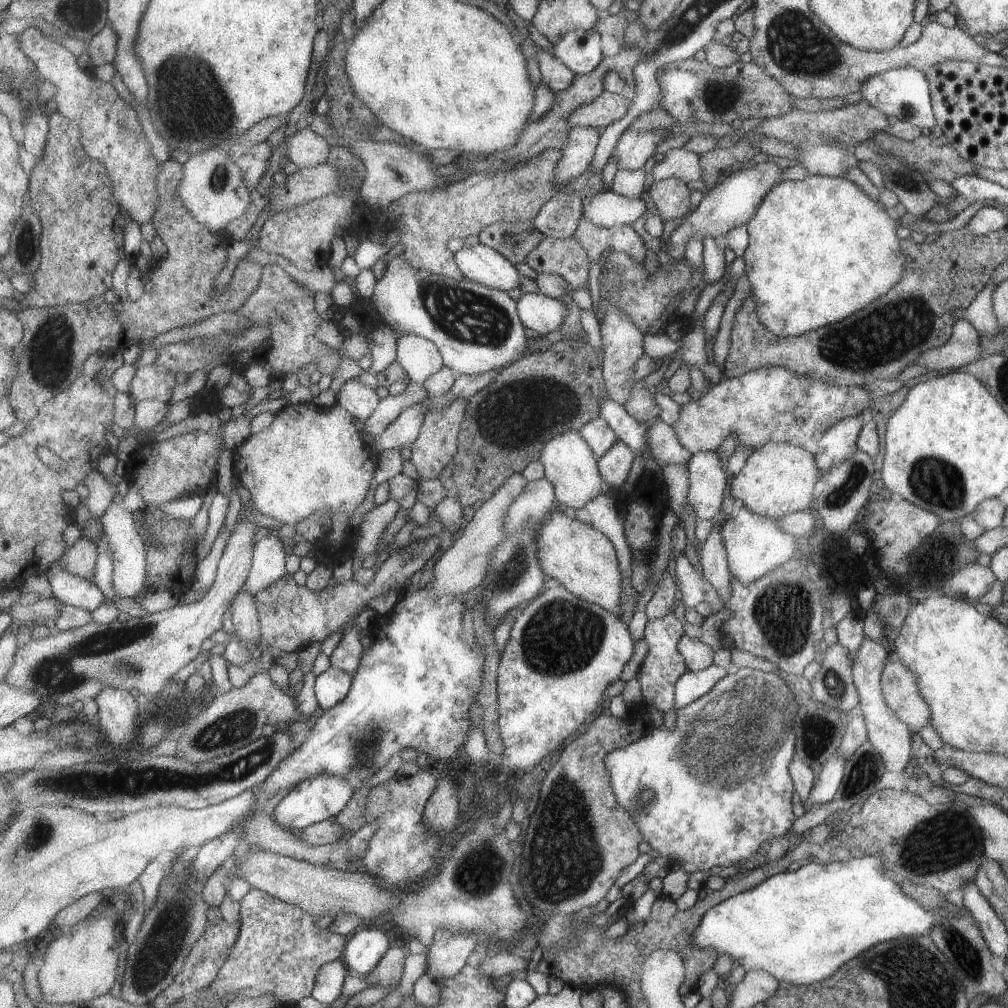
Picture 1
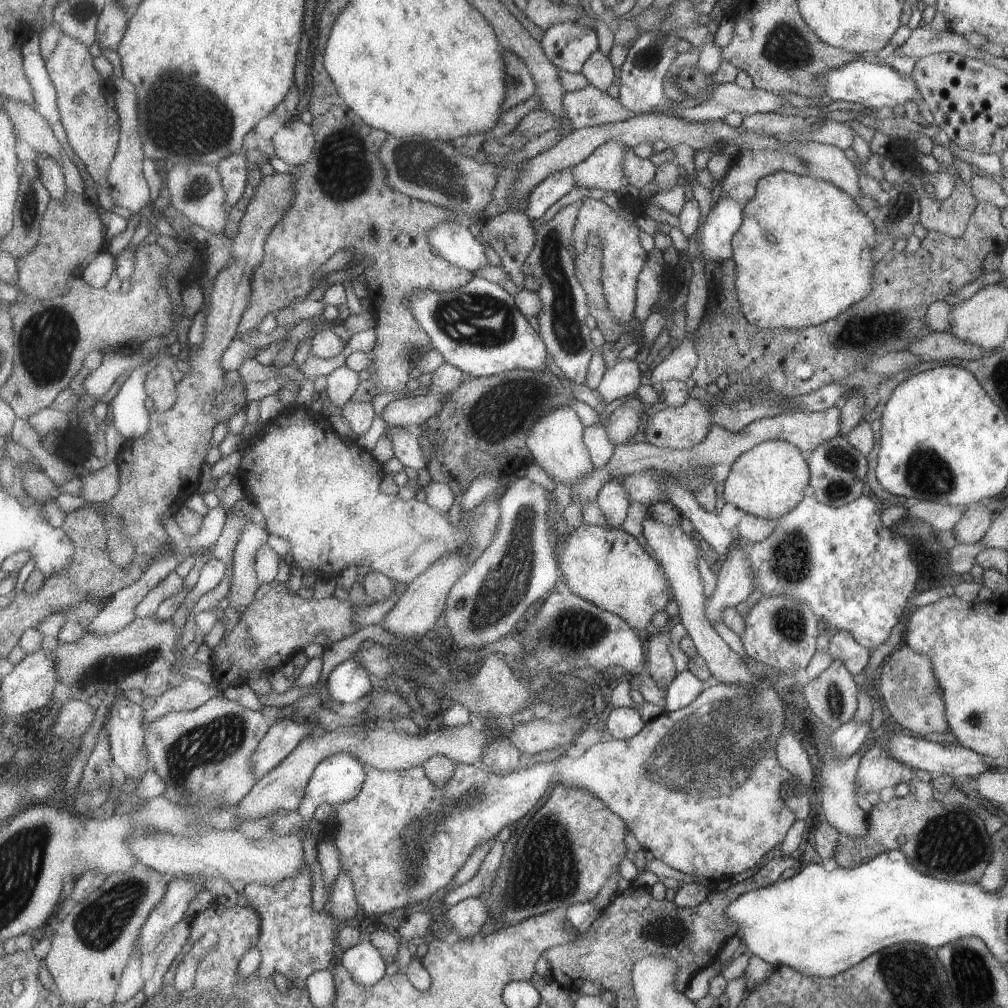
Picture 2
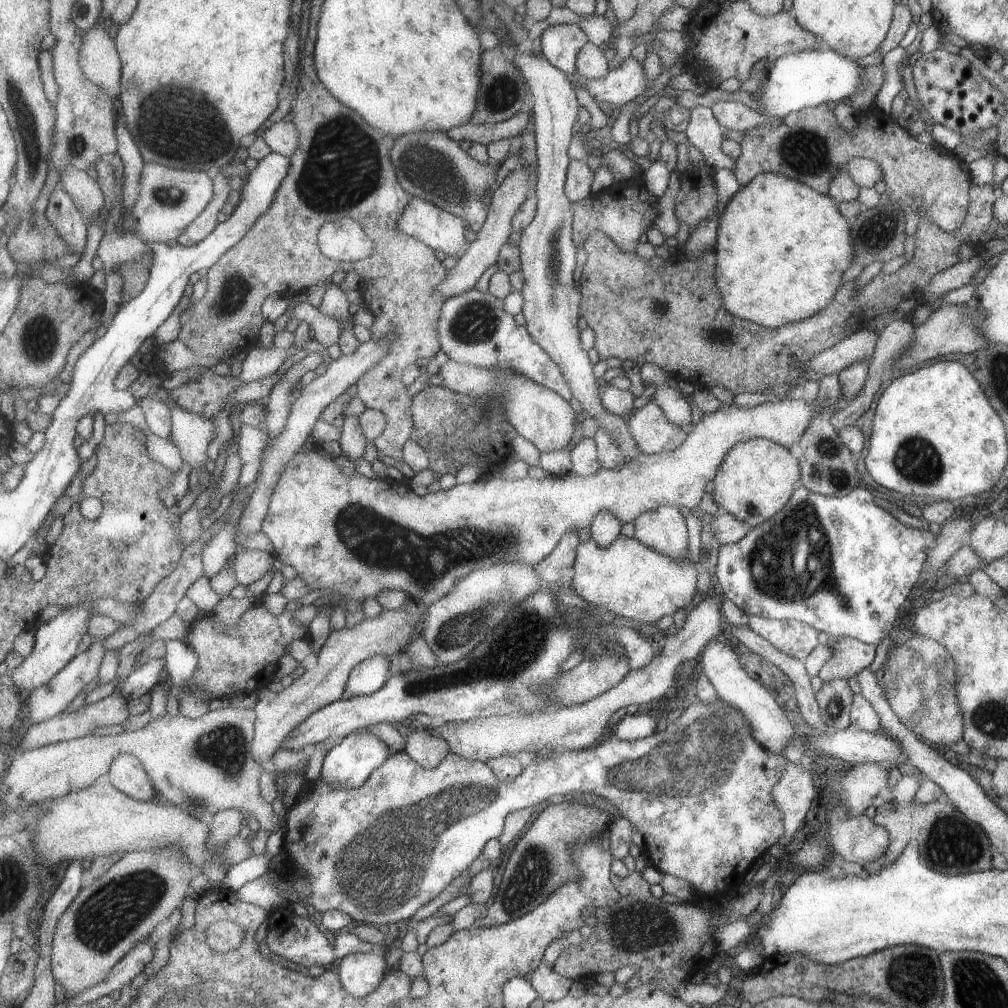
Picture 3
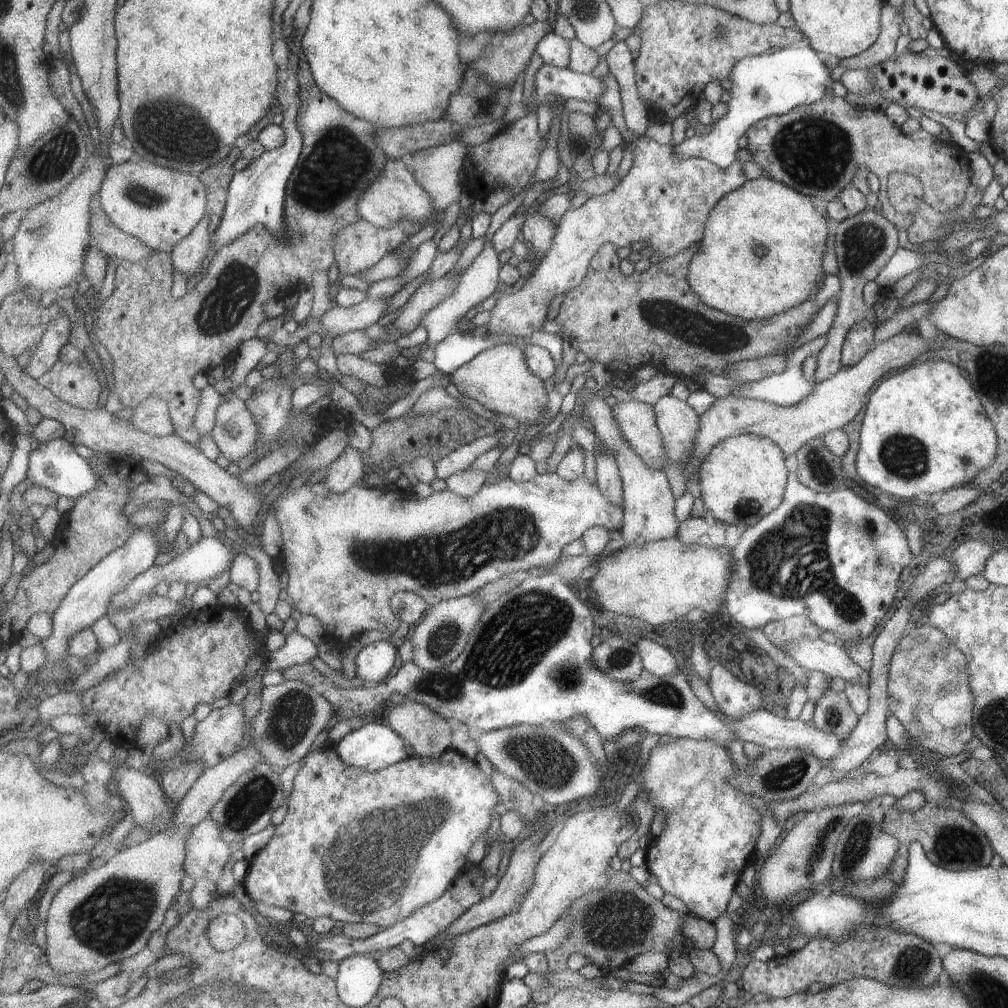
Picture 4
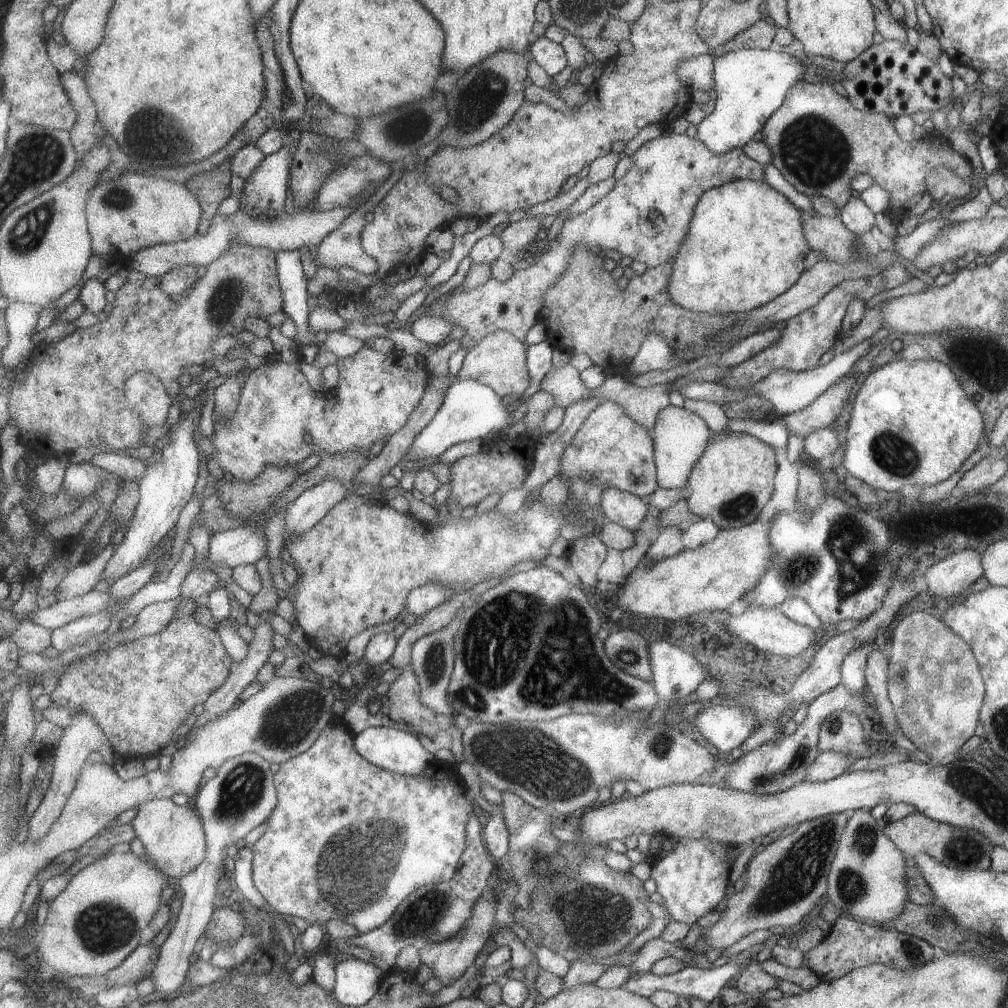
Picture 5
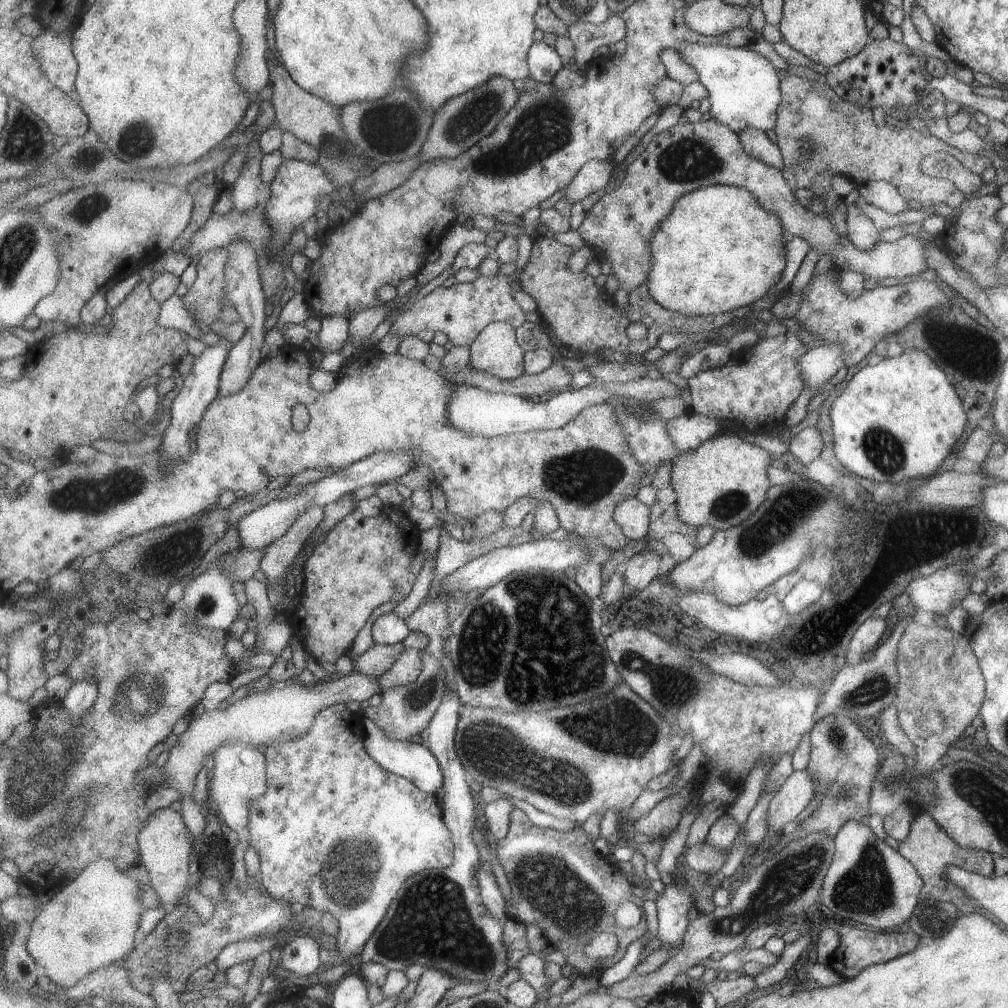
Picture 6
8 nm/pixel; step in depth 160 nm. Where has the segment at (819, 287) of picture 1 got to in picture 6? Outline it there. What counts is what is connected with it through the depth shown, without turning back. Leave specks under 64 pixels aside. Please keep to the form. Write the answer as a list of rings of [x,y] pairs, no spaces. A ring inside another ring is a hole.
[[[720,184],[702,187],[692,192],[687,192],[687,194],[679,196],[679,199],[674,200],[674,204],[671,206],[671,212],[659,222],[659,227],[651,234],[651,238],[649,238],[649,260],[651,260],[651,262],[649,262],[651,268],[647,270],[645,286],[647,286],[647,292],[650,292],[651,298],[653,298],[661,308],[691,317],[730,312],[740,307],[749,307],[751,302],[761,299],[767,290],[777,282],[777,274],[781,276],[781,270],[783,270],[783,266],[785,266],[781,226],[779,226],[777,216],[771,214],[771,212],[767,212],[767,210],[763,210],[763,208],[759,206],[758,200],[755,200],[753,194],[747,192],[747,190],[743,190],[743,188]]]

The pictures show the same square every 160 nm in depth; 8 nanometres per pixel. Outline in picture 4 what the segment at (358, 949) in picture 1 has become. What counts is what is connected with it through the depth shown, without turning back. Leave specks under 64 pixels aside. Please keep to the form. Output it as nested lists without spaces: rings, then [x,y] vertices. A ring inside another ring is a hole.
[[[351,955],[340,962],[335,978],[338,982],[338,993],[345,1004],[364,1007],[379,992],[387,975],[377,964],[374,955]]]

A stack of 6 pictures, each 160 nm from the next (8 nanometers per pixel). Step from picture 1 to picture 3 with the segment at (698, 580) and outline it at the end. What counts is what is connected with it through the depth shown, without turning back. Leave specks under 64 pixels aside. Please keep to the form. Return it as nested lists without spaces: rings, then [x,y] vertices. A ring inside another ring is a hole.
[[[663,505],[655,510],[642,512],[641,515],[632,520],[635,527],[633,537],[659,554],[672,559],[683,559],[688,555],[687,528],[684,517],[679,514],[679,509],[673,505]],[[720,638],[709,640],[699,654],[701,671],[713,685],[719,699],[742,712],[752,728],[755,740],[770,753],[779,755],[792,740],[796,727],[791,726],[789,715],[785,716],[785,712],[777,706],[777,702],[771,698],[771,694],[743,671],[735,650]]]

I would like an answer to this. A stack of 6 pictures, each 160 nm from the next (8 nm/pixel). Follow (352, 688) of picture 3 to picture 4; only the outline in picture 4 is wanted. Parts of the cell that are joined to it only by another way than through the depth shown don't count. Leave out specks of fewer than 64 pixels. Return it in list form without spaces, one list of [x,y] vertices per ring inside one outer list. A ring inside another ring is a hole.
[[[373,641],[356,656],[356,683],[364,686],[382,683],[395,666],[397,649],[387,641]]]

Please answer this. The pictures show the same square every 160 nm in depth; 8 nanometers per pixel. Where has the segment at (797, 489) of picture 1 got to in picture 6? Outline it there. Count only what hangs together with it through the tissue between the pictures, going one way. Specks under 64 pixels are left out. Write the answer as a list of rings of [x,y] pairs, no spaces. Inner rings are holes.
[[[717,434],[701,442],[695,450],[677,453],[671,460],[671,470],[669,470],[669,485],[676,496],[673,504],[677,518],[690,529],[709,526],[715,531],[726,530],[743,523],[743,520],[758,511],[765,499],[769,488],[769,480],[765,472],[767,464],[769,464],[769,454],[765,450],[743,442],[736,434]]]

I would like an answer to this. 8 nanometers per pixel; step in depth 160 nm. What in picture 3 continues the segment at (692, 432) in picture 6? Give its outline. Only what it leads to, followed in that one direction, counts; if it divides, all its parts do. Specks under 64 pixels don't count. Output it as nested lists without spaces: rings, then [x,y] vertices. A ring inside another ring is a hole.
[[[660,382],[659,385],[656,385],[652,402],[662,409],[670,423],[683,428],[691,426],[691,409],[689,404],[679,391],[670,388],[666,382]]]

